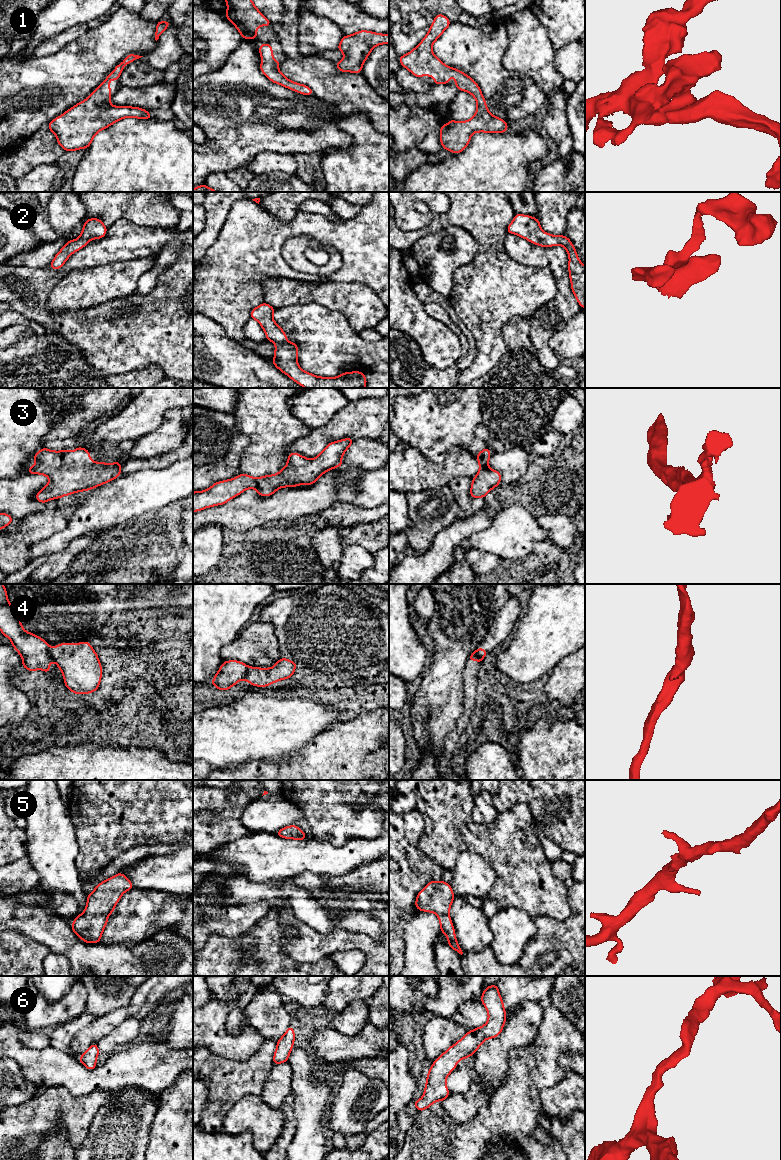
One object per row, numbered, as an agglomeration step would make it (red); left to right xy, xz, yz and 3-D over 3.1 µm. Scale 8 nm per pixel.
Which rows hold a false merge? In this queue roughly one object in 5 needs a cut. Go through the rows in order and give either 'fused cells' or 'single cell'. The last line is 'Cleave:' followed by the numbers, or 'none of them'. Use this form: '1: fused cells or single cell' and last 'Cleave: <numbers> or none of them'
1: single cell
2: single cell
3: single cell
4: fused cells
5: single cell
6: single cell
Cleave: 4

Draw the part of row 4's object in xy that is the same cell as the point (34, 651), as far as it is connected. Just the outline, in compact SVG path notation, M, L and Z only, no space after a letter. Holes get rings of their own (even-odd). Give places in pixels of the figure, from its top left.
M0 584L0 631L10 639L12 646L21 655L22 667L29 671L42 669L50 674L52 658L49 654L49 644L39 636L23 629L18 611L9 603L3 584Z

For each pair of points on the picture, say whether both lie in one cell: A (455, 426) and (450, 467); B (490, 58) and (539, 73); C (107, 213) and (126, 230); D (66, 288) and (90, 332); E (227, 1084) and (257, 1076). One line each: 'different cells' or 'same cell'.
A: different cells
B: different cells
C: different cells
D: different cells
E: same cell

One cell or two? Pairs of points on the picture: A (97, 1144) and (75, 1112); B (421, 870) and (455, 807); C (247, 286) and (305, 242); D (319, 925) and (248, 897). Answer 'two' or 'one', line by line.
A: two
B: two
C: two
D: one

